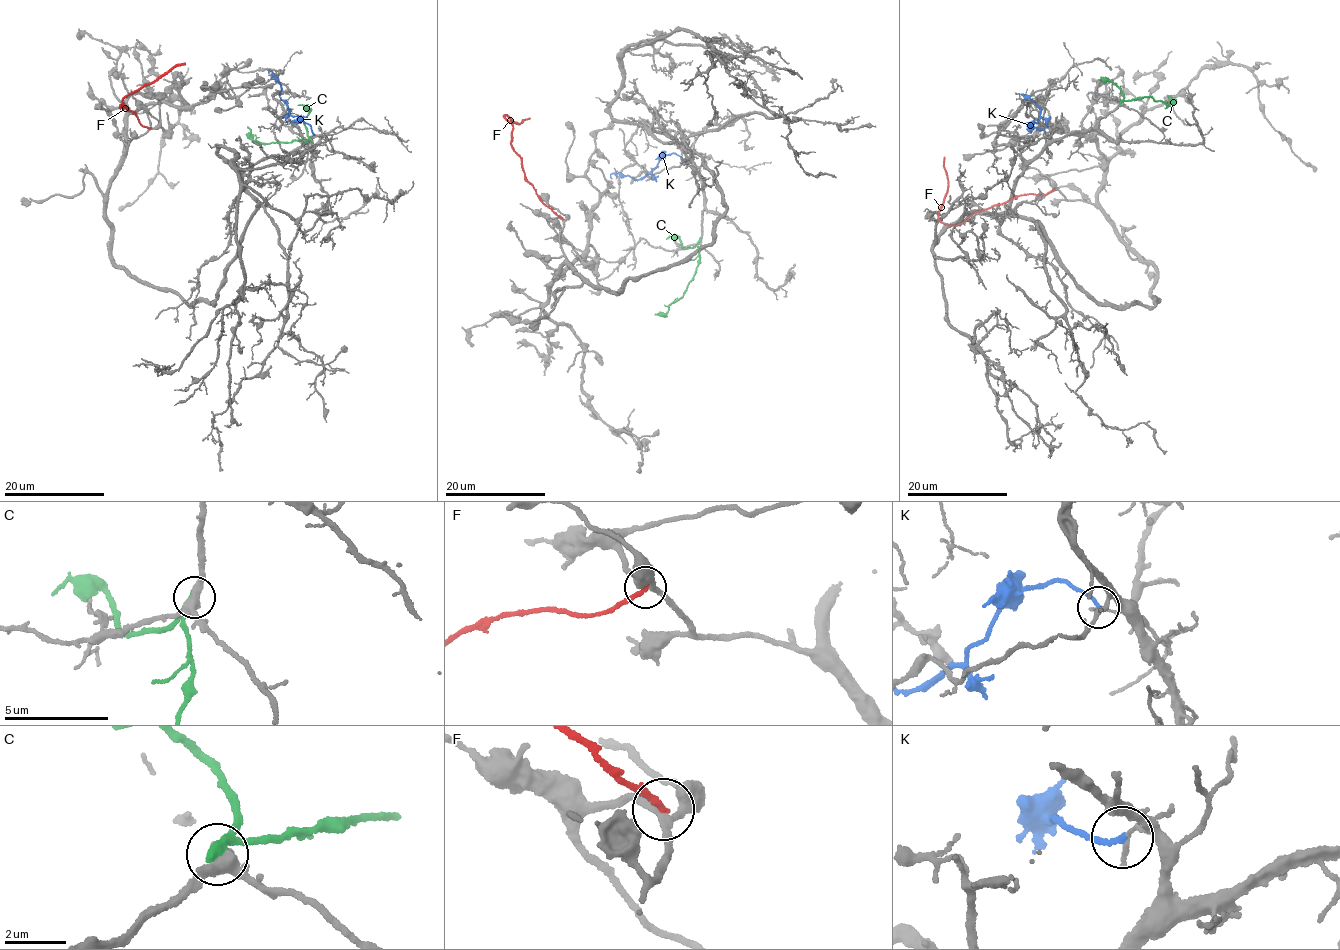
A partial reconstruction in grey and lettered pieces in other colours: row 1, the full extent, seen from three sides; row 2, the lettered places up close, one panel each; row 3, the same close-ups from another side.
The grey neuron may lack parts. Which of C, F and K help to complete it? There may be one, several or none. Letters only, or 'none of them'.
none of them

